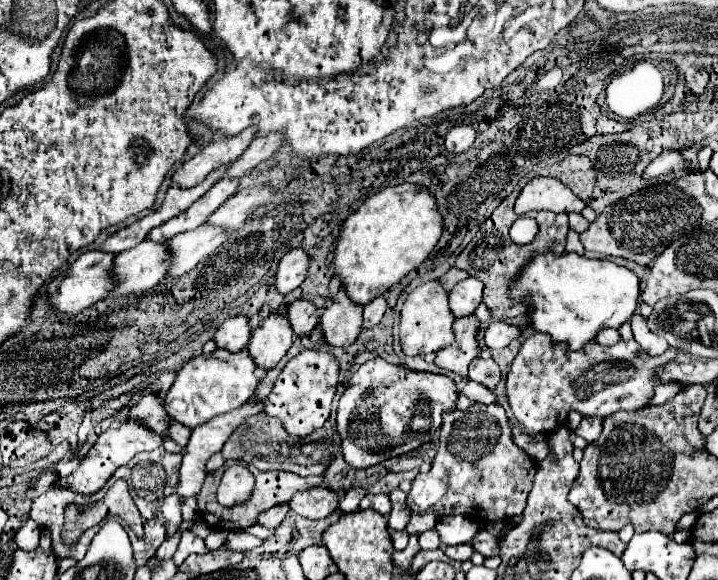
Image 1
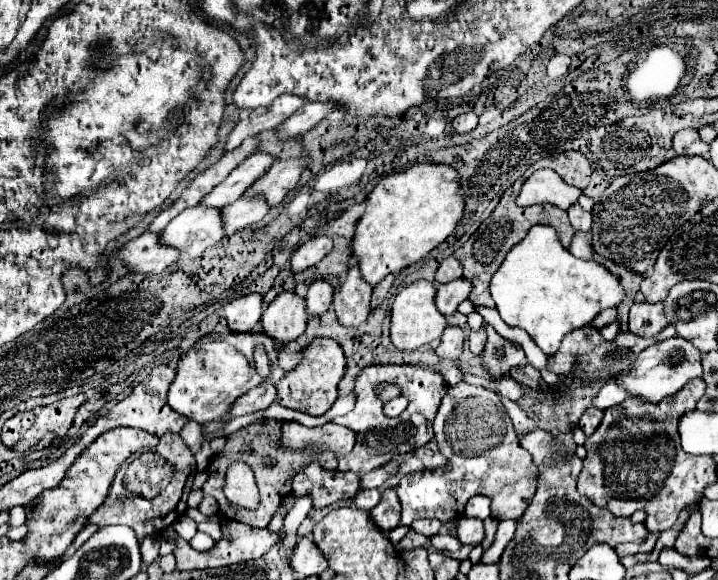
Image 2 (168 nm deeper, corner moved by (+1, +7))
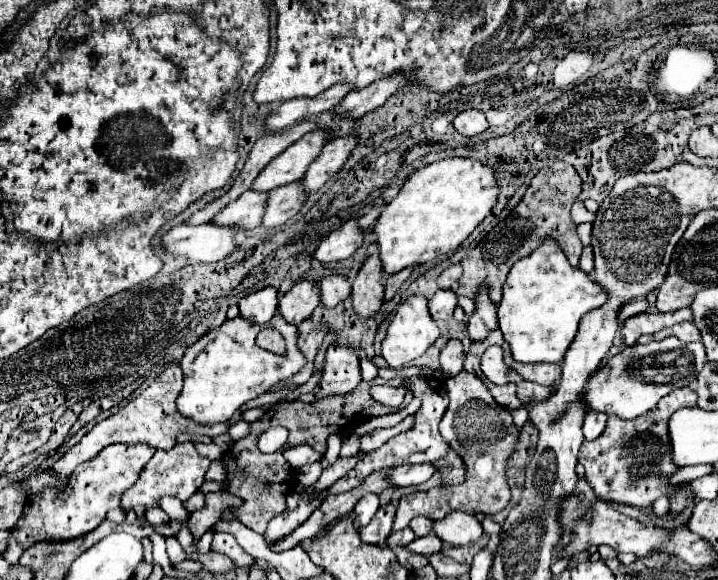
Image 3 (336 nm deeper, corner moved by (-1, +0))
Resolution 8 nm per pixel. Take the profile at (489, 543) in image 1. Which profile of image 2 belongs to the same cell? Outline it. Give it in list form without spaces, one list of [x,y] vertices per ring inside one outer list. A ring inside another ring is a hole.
[[[462,515],[456,519],[456,533],[454,535],[462,545],[480,545],[484,539],[482,521]]]

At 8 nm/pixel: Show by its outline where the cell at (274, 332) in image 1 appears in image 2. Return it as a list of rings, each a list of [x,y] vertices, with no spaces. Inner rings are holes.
[[[282,291],[264,311],[260,325],[262,331],[280,343],[288,343],[300,337],[306,331],[308,313],[304,297],[298,297],[294,291]]]

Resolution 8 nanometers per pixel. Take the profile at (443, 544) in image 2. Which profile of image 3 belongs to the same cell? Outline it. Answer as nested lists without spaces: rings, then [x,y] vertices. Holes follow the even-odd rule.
[[[430,534],[430,536],[422,536],[422,538],[416,538],[414,542],[408,544],[408,550],[416,552],[416,554],[424,554],[424,556],[430,556],[434,552],[440,552],[442,550],[442,540],[436,536],[436,534]]]

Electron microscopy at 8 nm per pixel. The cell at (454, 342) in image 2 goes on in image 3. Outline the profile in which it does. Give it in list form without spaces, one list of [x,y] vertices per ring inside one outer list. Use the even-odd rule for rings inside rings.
[[[450,340],[442,348],[442,352],[440,352],[440,364],[442,364],[442,372],[446,376],[454,376],[454,374],[462,372],[464,350],[462,350],[462,342],[460,340]]]

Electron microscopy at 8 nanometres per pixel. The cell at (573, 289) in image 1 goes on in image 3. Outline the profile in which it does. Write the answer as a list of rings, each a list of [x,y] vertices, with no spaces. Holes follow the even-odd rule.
[[[548,236],[530,256],[518,260],[508,272],[498,304],[498,322],[514,360],[524,364],[562,364],[582,316],[600,308],[606,300],[608,294],[602,284],[588,278],[580,268],[572,268],[558,242]]]

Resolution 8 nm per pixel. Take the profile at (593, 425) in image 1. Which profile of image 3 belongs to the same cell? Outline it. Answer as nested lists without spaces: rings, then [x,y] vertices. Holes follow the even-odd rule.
[[[590,410],[590,412],[586,414],[586,420],[584,420],[584,438],[586,438],[586,440],[596,440],[596,436],[604,432],[606,420],[608,420],[606,414]]]

